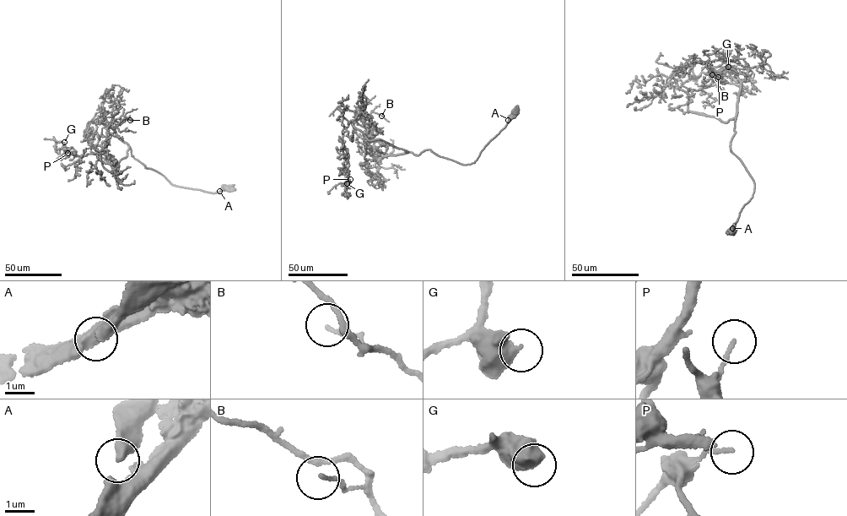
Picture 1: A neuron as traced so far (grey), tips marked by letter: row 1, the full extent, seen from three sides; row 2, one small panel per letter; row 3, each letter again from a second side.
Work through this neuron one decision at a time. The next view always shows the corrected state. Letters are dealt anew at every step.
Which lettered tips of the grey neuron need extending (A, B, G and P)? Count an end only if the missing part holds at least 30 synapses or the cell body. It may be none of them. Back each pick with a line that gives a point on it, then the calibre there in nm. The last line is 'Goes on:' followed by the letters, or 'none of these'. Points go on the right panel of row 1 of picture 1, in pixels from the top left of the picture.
Goes on: none of these

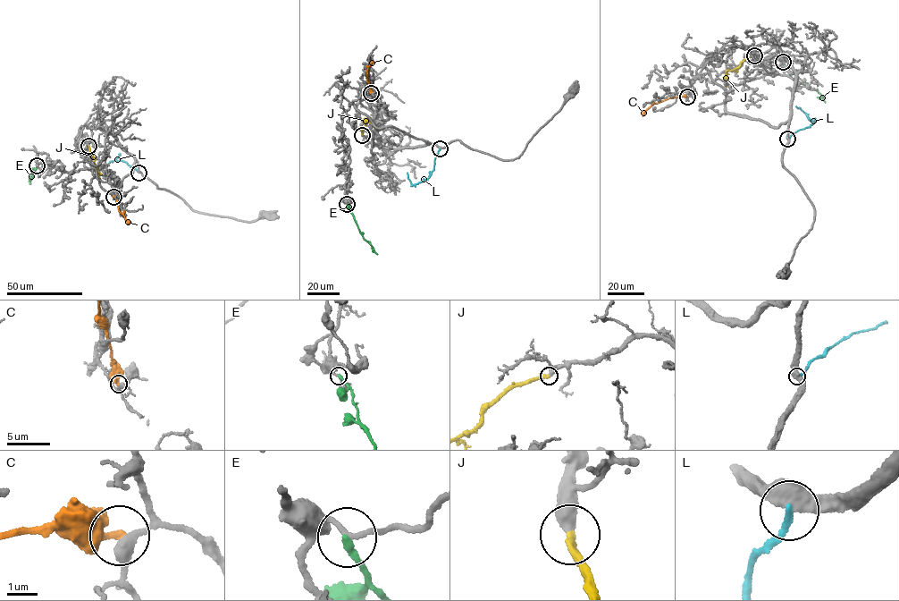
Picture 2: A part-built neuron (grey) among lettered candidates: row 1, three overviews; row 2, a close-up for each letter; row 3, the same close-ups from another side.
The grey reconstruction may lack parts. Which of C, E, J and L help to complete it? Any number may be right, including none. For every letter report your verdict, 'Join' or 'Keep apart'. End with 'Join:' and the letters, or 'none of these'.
C: Keep apart
E: Keep apart
J: Join
L: Keep apart
Join: J

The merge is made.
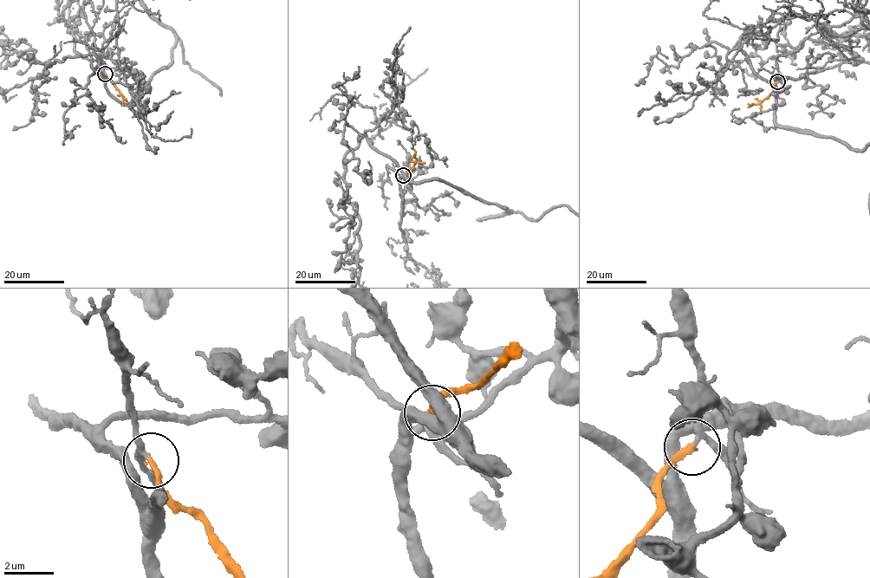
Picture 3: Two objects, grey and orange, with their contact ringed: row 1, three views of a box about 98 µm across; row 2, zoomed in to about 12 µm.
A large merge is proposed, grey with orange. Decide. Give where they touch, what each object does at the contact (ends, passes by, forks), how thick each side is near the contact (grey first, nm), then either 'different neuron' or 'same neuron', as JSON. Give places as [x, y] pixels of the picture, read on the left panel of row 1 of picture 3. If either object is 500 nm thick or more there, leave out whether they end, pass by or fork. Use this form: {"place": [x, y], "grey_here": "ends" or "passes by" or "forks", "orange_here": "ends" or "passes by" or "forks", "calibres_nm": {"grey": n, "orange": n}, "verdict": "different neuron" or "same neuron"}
{"place": [105, 74], "grey_here": "forks", "orange_here": "ends", "calibres_nm": {"grey": 160, "orange": 240}, "verdict": "same neuron"}

